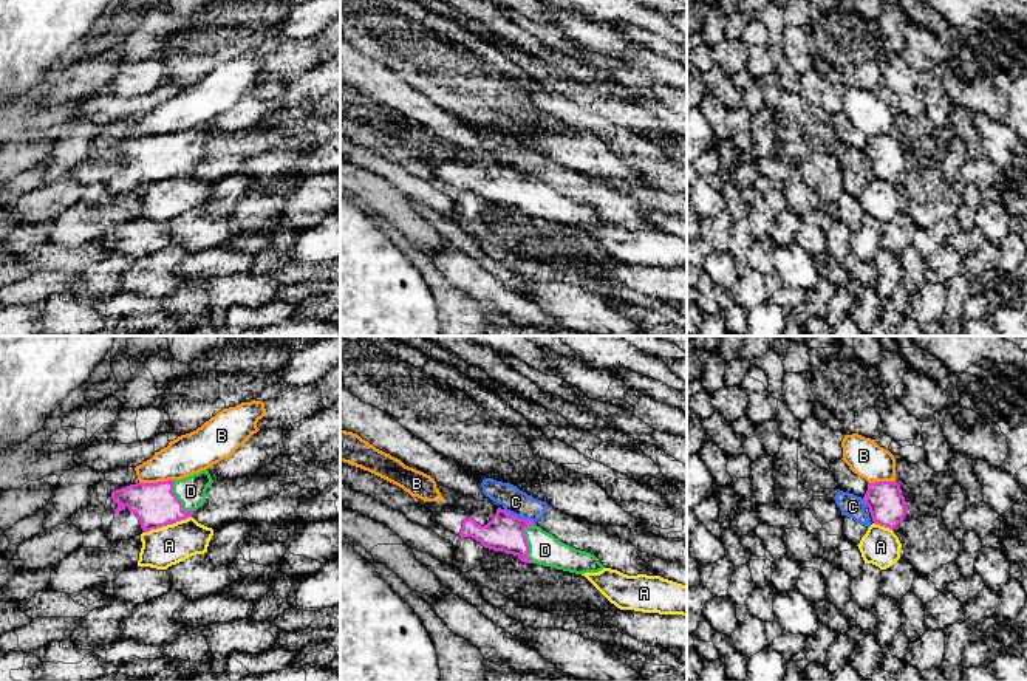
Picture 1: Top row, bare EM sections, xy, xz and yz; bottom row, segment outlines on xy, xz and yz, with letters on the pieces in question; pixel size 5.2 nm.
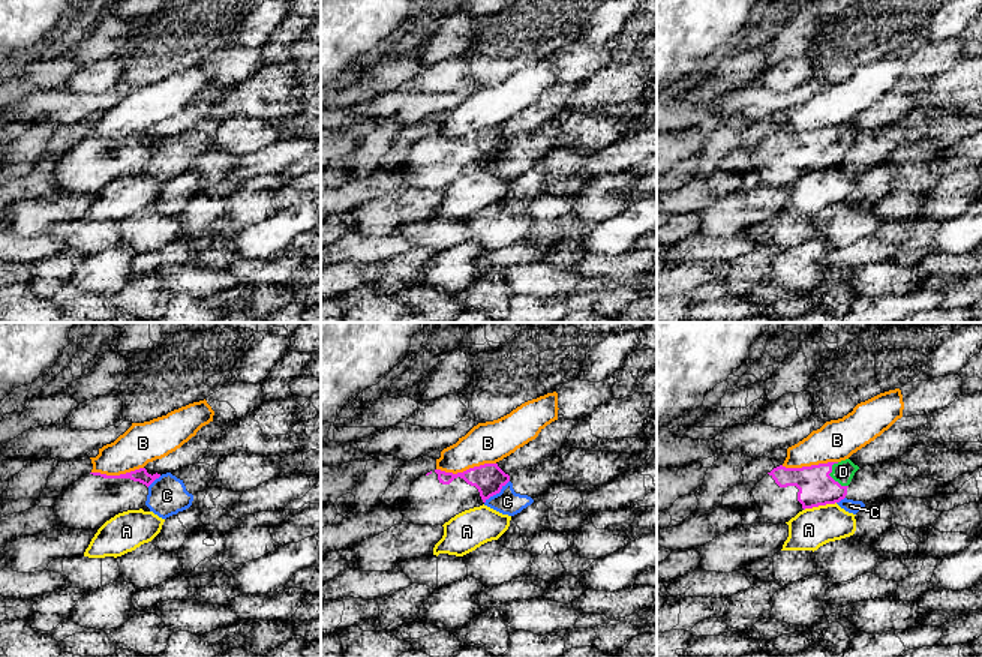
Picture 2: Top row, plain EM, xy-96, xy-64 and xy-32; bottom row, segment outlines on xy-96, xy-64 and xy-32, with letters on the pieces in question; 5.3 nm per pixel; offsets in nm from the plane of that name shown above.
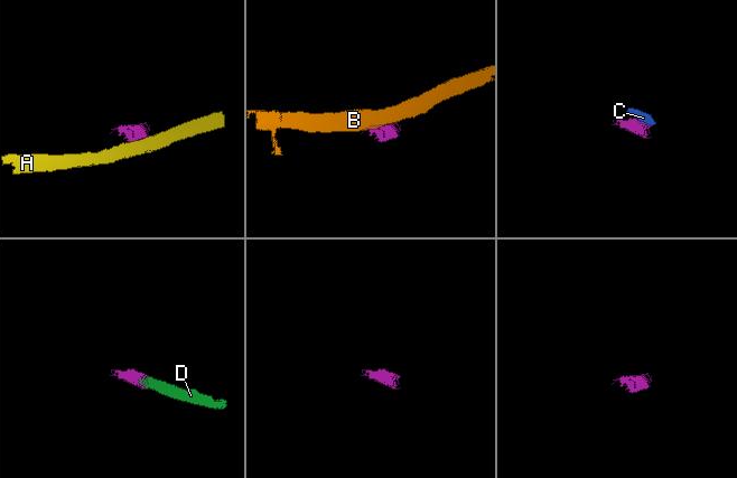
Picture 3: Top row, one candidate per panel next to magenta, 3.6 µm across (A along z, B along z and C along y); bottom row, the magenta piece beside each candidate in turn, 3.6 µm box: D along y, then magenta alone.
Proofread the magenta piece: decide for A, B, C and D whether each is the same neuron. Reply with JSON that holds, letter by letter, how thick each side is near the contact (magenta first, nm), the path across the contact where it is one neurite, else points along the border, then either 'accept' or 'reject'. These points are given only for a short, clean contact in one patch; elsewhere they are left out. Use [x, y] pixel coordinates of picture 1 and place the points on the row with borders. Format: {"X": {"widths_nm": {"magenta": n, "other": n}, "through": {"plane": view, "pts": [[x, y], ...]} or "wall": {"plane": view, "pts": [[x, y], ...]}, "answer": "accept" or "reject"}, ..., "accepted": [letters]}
{"A": {"widths_nm": {"magenta": 220, "other": 200}, "wall": {"plane": "xy", "pts": [[191, 516], [144, 533]]}, "answer": "reject"}, "B": {"widths_nm": {"magenta": 220, "other": 220}, "wall": {"plane": "xy", "pts": [[172, 479], [139, 483]]}, "answer": "reject"}, "C": {"widths_nm": {"magenta": 190, "other": 140}, "wall": {"plane": "xz", "pts": [[503, 509], [534, 522]]}, "answer": "reject"}, "D": {"widths_nm": {"magenta": 190, "other": 160}, "through": {"plane": "xz", "pts": [[504, 531], [518, 536], [526, 544], [545, 550]]}, "answer": "accept"}, "accepted": ["D"]}

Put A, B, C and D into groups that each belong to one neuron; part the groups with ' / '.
A / B / C / D

